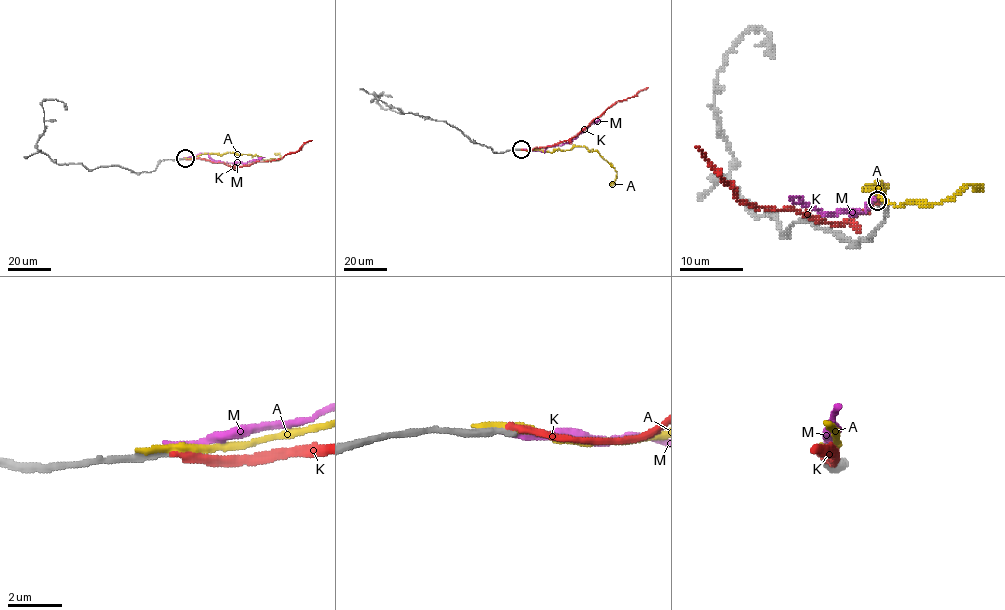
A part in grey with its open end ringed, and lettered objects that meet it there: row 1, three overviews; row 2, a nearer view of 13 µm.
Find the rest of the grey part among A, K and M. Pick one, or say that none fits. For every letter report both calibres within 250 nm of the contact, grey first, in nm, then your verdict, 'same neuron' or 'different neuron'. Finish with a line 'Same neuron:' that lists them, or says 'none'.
A: 360/320 nm | different neuron
K: 280/260 nm | different neuron
M: 280/240 nm | different neuron
Same neuron: none

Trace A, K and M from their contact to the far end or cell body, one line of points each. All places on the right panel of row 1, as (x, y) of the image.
A: (876, 201), (881, 182), (866, 188), (895, 206), (944, 201), (967, 185), (983, 190)
K: (876, 201), (869, 202), (866, 212), (843, 223), (814, 221), (794, 210), (739, 201), (732, 187), (696, 146)
M: (877, 199), (882, 185), (882, 193), (868, 204), (863, 213), (822, 213), (794, 199), (797, 196), (802, 199)

